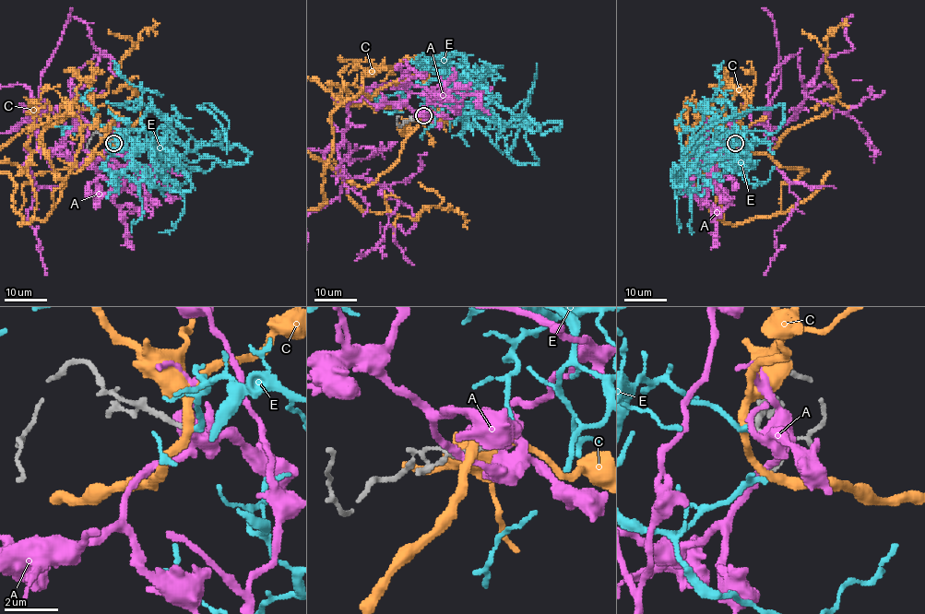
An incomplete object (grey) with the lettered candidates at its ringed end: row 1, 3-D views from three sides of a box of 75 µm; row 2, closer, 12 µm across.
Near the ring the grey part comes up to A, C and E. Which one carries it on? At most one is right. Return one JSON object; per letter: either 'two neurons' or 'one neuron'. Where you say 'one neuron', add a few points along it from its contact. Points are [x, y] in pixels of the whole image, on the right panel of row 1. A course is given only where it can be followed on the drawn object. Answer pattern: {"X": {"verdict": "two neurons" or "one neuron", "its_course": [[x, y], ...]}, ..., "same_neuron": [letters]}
{"A": {"verdict": "two neurons"}, "C": {"verdict": "two neurons"}, "E": {"verdict": "one neuron", "its_course": [[734, 142], [714, 137], [739, 155], [748, 141], [745, 134], [774, 134], [783, 104], [708, 126], [683, 155]]}, "same_neuron": ["E"]}

